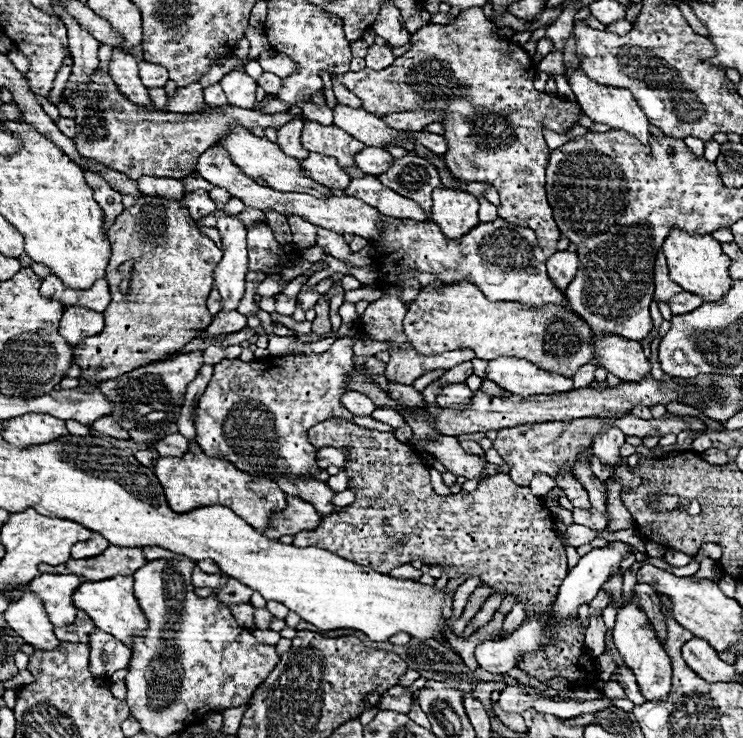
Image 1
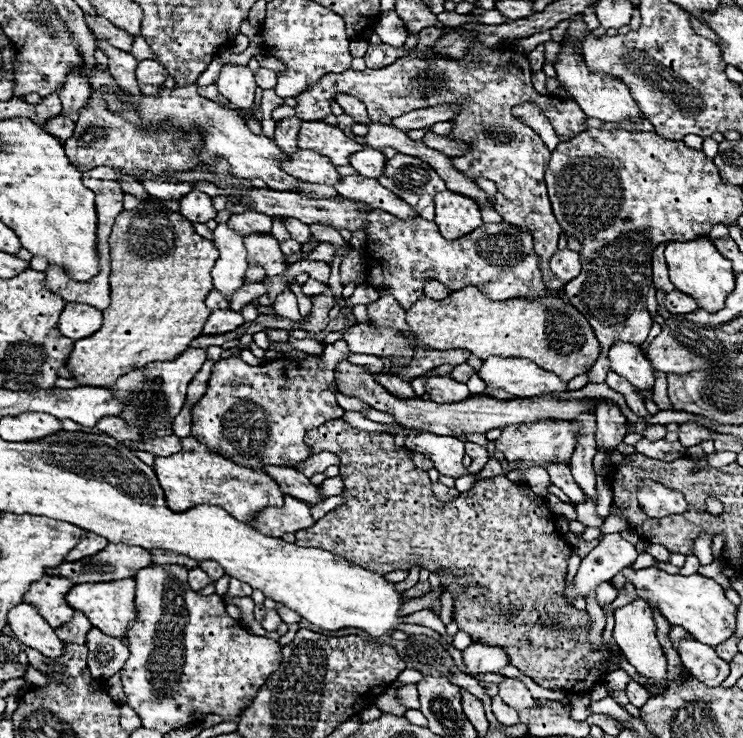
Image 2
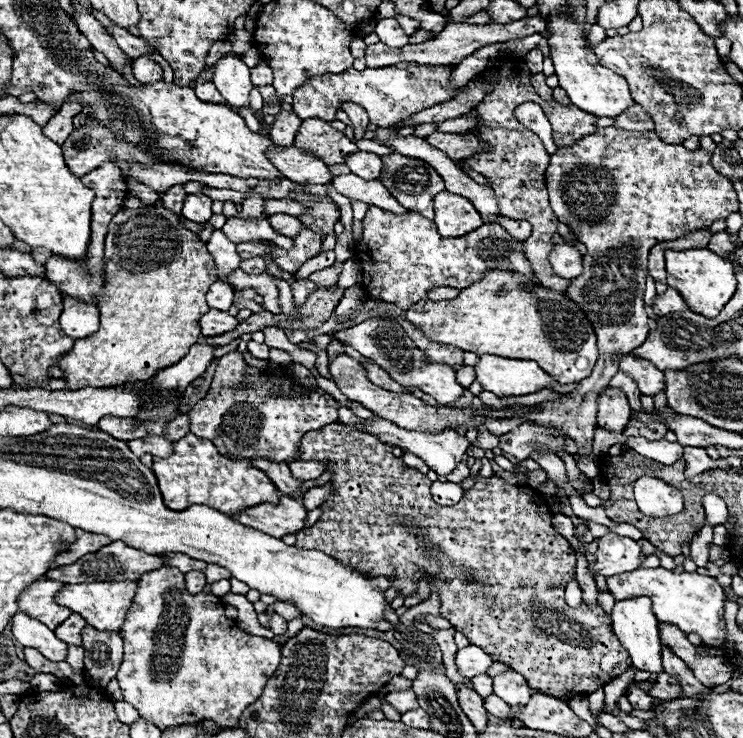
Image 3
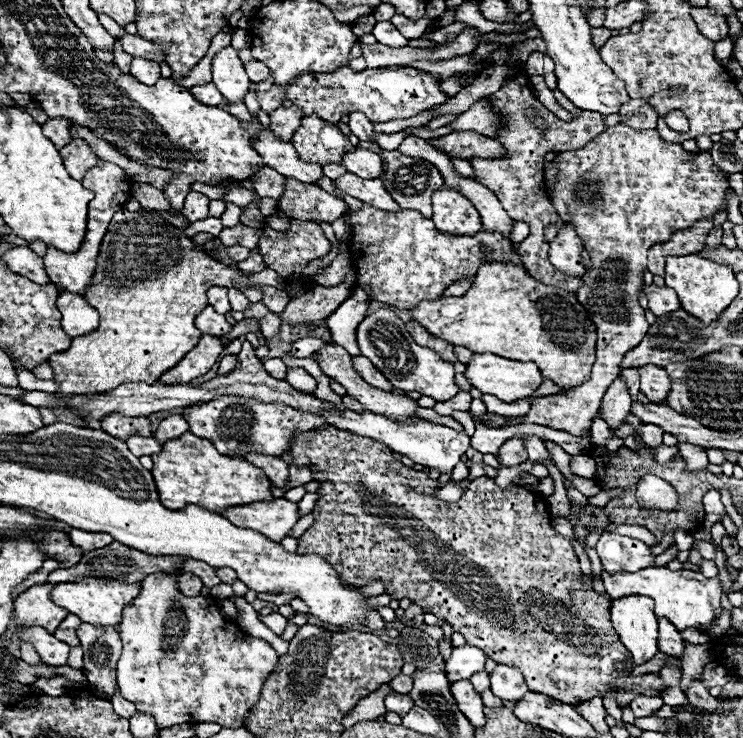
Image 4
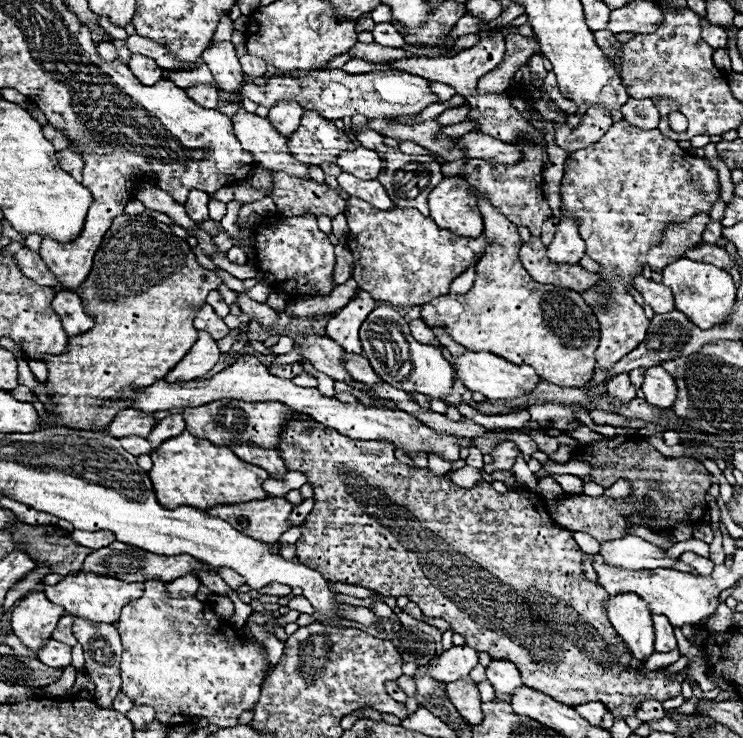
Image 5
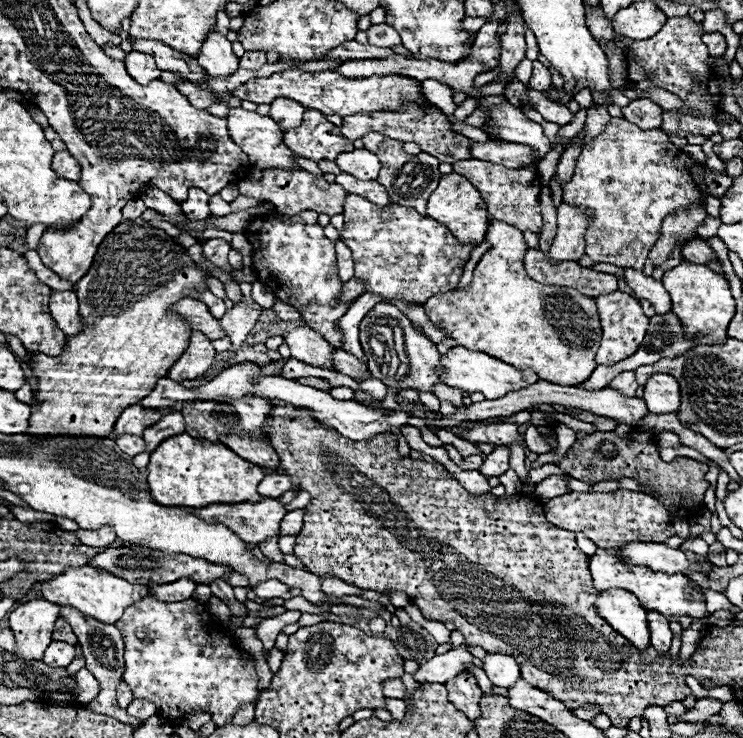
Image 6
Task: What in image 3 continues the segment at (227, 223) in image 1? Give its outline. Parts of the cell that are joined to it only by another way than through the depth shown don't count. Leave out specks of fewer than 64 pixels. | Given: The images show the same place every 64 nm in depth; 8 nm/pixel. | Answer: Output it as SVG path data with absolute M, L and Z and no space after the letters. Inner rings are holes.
M222 230L212 232L212 238L208 240L208 250L216 260L216 266L218 266L222 282L228 276L228 272L240 268L242 258L236 254L236 244L228 242L228 238L222 234Z

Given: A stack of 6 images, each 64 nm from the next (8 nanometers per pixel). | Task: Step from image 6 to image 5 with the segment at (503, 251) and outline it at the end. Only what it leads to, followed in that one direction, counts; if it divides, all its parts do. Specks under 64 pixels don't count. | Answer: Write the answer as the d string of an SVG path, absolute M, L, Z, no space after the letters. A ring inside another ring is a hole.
M476 192L476 196L484 216L484 236L488 240L488 248L476 264L474 286L466 294L446 294L430 300L422 306L420 318L428 326L444 328L452 340L472 352L486 350L490 354L500 354L500 358L516 362L518 366L528 364L536 370L536 374L540 374L542 380L558 386L586 386L594 372L594 352L600 338L600 326L592 308L574 290L564 290L560 286L540 286L534 282L518 258L522 240L516 226L508 222L508 218L504 218L504 214L500 214L480 192Z

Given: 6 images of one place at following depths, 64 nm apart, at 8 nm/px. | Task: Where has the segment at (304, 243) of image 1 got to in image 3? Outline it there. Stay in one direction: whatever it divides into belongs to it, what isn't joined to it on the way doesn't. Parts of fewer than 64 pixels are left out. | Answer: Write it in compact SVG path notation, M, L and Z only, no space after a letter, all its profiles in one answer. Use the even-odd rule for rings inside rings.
M278 213L267 217L273 229L282 236L296 236L302 228L302 222L298 218Z

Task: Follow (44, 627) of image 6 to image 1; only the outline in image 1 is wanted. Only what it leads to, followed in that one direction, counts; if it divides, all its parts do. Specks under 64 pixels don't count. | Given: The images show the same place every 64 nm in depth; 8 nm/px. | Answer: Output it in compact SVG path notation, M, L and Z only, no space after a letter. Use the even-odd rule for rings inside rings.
M40 574L32 580L32 594L44 602L44 610L54 626L72 624L76 618L76 606L72 606L72 590L84 584L82 578L74 574Z

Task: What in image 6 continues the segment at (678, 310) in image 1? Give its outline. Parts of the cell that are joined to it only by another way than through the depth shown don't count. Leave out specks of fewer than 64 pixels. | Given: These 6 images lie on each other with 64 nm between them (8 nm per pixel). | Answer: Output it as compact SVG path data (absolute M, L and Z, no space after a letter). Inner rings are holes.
M626 268L622 276L636 298L646 298L652 302L652 306L656 308L656 314L670 312L670 298L660 280L654 280L652 276L644 276L644 272L630 270L630 268Z

